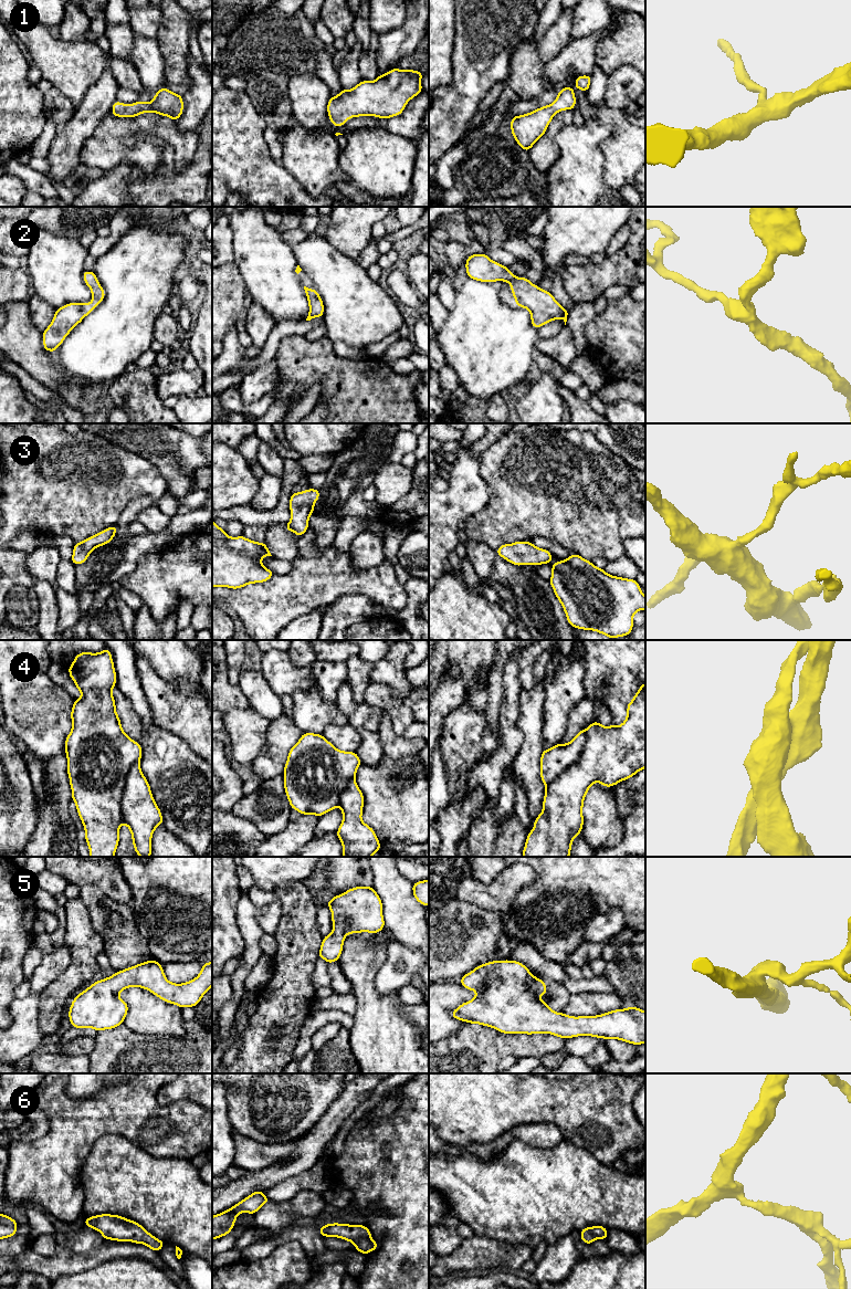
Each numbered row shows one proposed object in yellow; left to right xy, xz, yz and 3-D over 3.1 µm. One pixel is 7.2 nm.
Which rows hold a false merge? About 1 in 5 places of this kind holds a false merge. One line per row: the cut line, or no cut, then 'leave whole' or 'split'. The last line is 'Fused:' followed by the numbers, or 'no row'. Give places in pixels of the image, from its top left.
1: cut none; leave whole
2: cut none; leave whole
3: cut none; leave whole
4: cut xy (138, 761), (132, 766), (126, 776), (121, 803), (123, 821); split
5: cut none; leave whole
6: cut none; leave whole
Fused: 4

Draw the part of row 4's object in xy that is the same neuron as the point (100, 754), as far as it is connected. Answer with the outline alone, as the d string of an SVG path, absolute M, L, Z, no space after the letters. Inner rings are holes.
M105 648L97 653L80 652L73 663L67 668L70 678L76 689L82 692L71 711L72 730L65 738L65 755L67 757L67 775L72 789L72 800L76 805L77 814L85 829L85 841L88 845L90 857L115 857L119 842L119 827L124 822L120 809L126 776L132 766L139 762L143 748L139 743L132 740L122 729L116 713L115 699L112 689L116 687L116 671L111 651Z

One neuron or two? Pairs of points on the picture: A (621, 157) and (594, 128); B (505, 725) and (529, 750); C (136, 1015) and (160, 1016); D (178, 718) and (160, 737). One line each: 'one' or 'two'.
A: two
B: two
C: one
D: two

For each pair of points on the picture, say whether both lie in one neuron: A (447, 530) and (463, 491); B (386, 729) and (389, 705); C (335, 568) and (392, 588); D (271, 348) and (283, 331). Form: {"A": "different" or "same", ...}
{"A": "same", "B": "different", "C": "same", "D": "same"}

